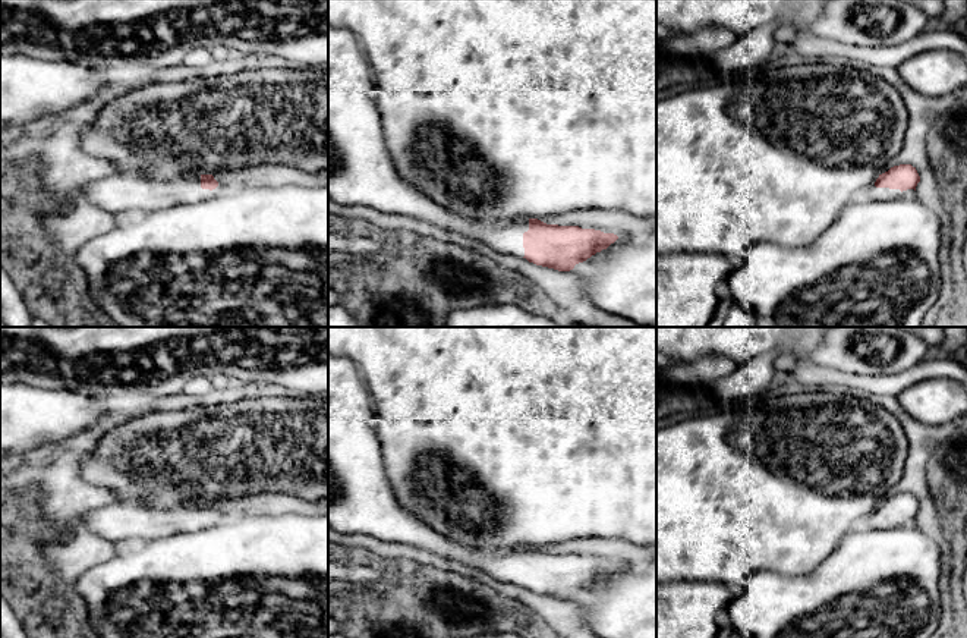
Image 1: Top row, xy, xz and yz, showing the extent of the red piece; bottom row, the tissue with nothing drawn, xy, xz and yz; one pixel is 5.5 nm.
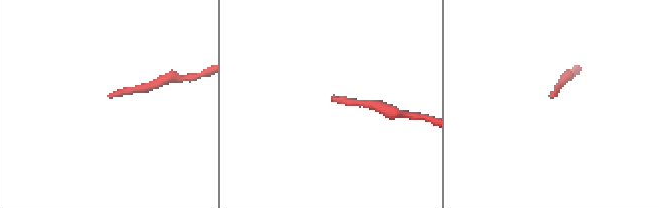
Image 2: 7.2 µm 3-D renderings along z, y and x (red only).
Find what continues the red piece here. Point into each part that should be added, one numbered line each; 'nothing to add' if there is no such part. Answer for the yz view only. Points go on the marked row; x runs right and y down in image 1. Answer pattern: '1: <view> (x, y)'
1: yz (885, 194)

